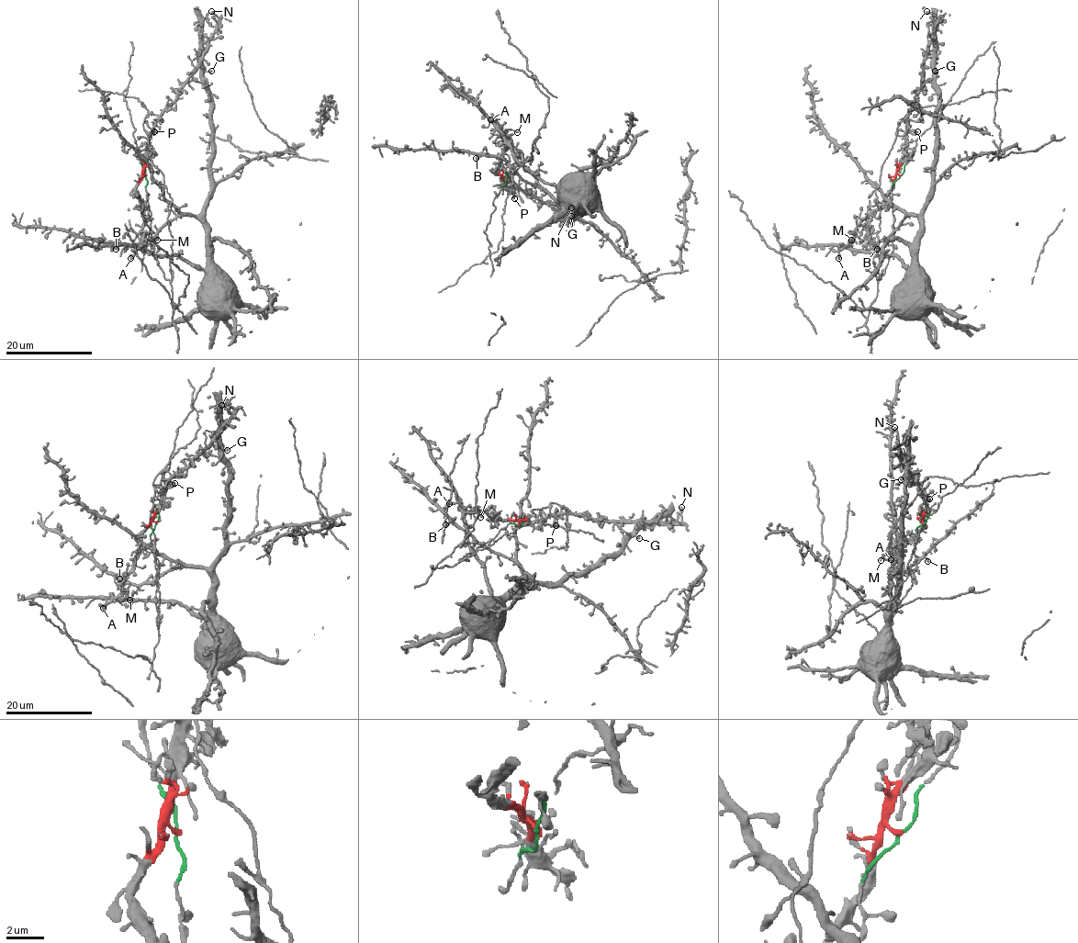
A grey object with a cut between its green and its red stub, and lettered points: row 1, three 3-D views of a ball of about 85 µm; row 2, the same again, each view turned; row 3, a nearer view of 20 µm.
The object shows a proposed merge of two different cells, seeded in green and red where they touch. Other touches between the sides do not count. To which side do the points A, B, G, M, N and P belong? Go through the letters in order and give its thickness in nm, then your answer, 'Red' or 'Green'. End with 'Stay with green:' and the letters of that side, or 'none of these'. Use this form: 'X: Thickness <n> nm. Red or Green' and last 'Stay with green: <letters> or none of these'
A: Thickness 480 nm. Red
B: Thickness 360 nm. Green
G: Thickness 320 nm. Green
M: Thickness 200 nm. Red
N: Thickness 500 nm. Red
P: Thickness 240 nm. Red
Stay with green: B, G

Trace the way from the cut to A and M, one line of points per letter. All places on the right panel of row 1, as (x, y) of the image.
A: (900, 175), (896, 175), (889, 195), (857, 227), (856, 236), (839, 252), (838, 259)
M: (900, 175), (896, 175), (889, 195), (857, 227), (856, 237), (849, 245), (848, 239), (851, 241)

